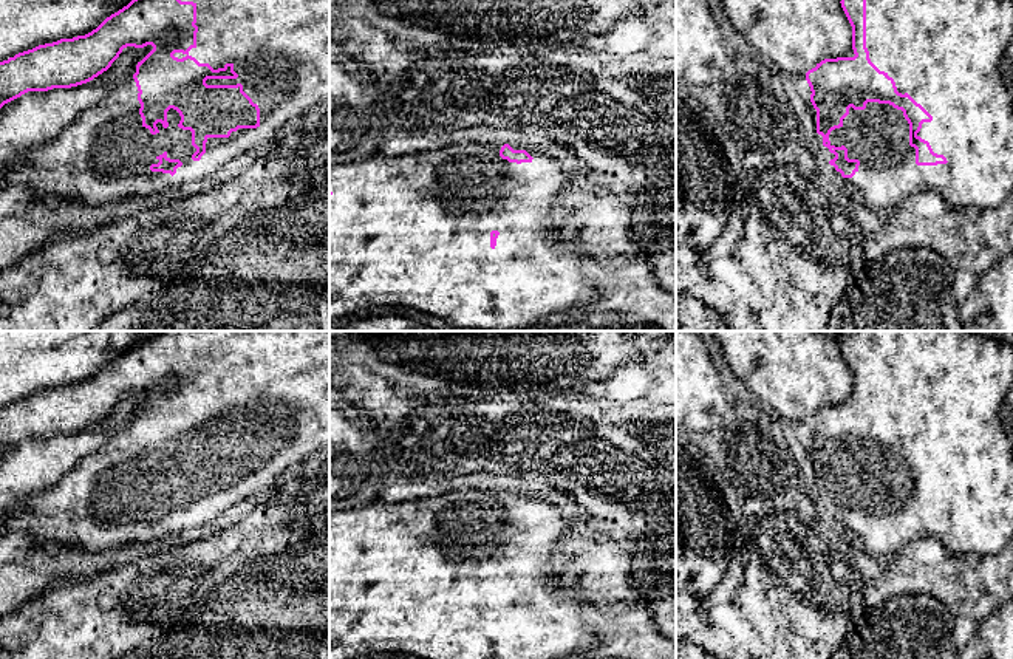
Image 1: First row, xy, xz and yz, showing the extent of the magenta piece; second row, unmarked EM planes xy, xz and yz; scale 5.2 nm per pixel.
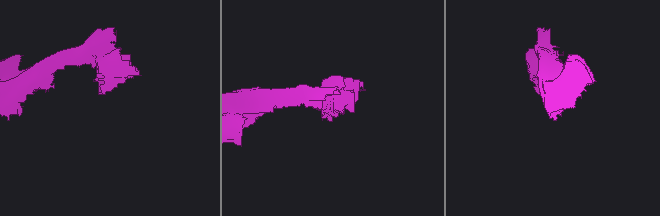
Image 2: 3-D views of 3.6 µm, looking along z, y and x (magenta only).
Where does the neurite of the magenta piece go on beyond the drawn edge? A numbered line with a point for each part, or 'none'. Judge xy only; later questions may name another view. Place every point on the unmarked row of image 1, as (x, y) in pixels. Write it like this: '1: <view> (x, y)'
1: xy (277, 382)

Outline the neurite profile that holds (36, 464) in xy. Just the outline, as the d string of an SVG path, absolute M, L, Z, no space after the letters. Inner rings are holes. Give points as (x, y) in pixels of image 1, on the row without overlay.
M127 393L111 413L93 427L48 438L28 438L0 455L0 520L19 510L36 493L53 487L84 456L128 422L153 396Z

